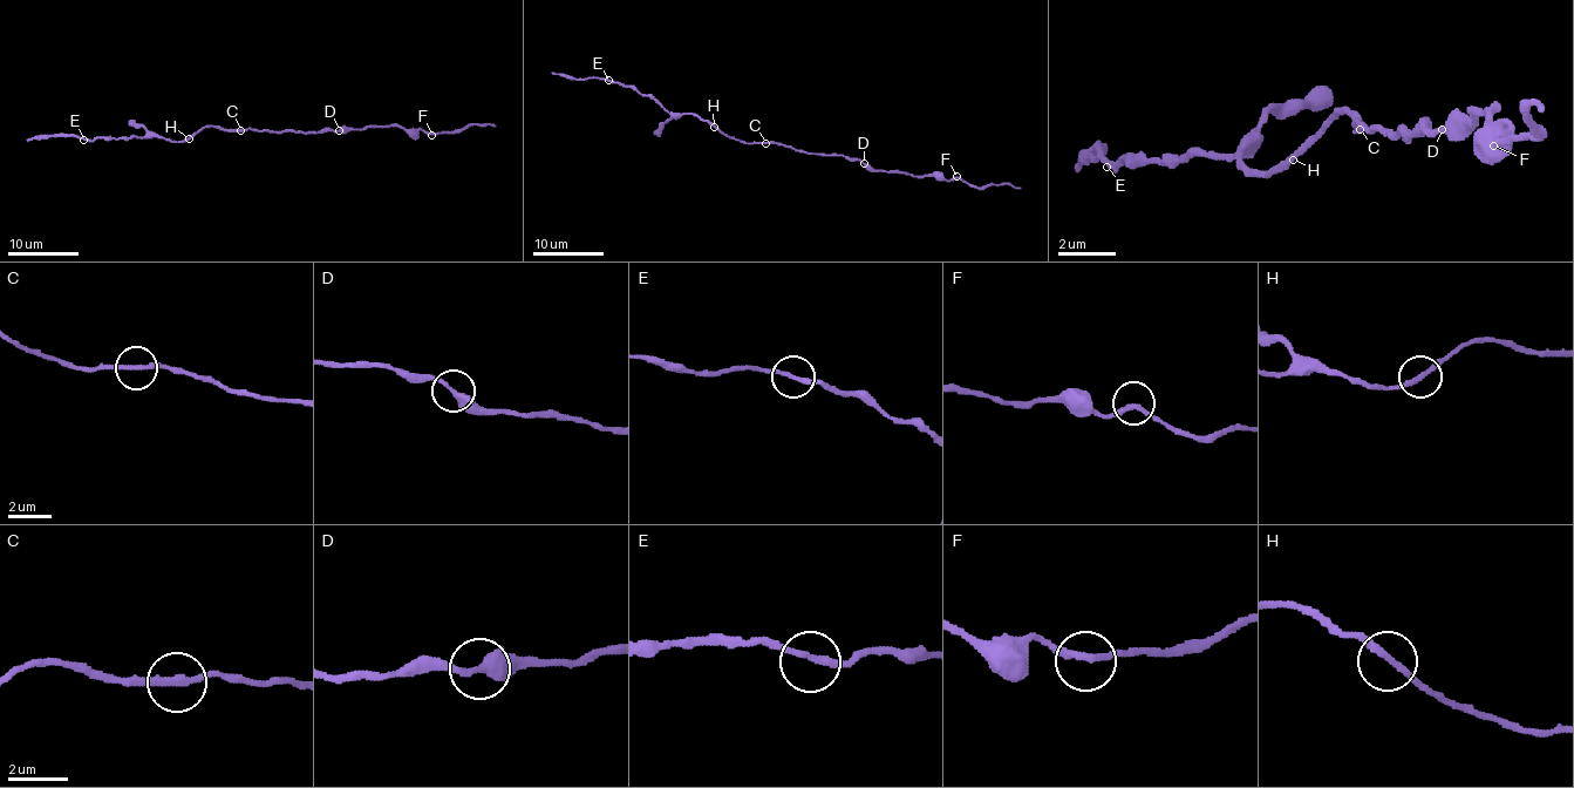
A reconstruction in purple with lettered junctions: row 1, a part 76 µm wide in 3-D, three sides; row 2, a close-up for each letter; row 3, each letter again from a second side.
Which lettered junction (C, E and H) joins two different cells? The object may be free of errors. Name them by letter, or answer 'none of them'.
none of them

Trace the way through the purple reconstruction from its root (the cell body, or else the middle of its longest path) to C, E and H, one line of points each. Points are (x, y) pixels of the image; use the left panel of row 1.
C: (256, 131), (240, 131)
E: (256, 131), (206, 126), (182, 142), (156, 136), (83, 140)
H: (256, 131), (206, 126), (189, 138)

